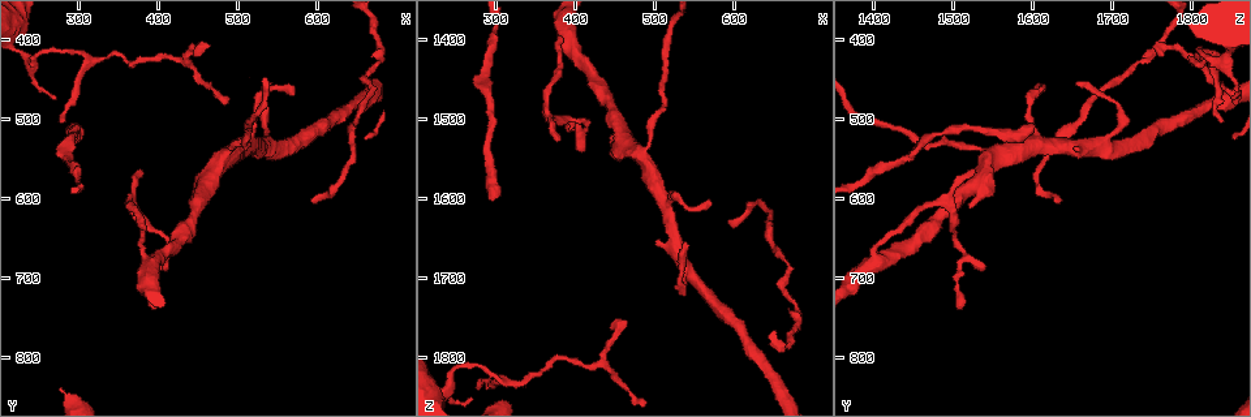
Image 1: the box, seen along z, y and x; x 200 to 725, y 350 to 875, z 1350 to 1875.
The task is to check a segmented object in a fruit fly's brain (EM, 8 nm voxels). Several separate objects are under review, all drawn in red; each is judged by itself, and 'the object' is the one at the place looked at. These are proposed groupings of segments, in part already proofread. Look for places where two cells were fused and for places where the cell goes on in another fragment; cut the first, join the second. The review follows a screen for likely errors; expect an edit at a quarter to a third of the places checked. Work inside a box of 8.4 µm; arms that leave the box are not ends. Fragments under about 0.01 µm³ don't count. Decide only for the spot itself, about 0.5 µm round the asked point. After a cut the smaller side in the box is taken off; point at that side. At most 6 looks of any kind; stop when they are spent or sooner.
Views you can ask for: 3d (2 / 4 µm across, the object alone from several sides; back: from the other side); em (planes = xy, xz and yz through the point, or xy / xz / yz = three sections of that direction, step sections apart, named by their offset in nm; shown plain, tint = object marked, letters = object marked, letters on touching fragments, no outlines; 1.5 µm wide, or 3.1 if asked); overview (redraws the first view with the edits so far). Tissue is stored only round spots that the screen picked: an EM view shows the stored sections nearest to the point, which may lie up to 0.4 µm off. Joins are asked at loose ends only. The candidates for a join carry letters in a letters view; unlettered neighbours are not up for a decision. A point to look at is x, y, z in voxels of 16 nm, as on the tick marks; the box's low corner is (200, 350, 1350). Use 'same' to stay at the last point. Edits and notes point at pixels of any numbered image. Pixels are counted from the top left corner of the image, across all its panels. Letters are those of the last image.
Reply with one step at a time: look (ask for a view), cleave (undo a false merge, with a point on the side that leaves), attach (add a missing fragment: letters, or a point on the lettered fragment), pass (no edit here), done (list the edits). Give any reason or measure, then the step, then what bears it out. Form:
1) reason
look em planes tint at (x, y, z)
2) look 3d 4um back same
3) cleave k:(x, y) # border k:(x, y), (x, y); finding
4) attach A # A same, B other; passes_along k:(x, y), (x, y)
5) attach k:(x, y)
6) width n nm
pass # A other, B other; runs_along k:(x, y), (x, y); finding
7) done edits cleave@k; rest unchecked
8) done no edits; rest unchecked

look 3d 2um at (310, 430, 1830)

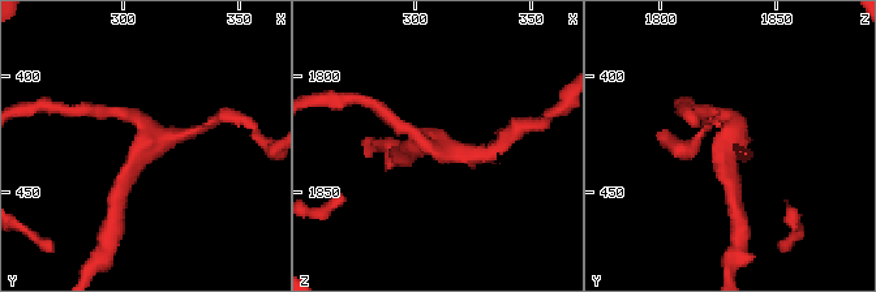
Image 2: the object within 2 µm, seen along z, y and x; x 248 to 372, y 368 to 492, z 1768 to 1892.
look em planes tint at (312, 426, 1831)

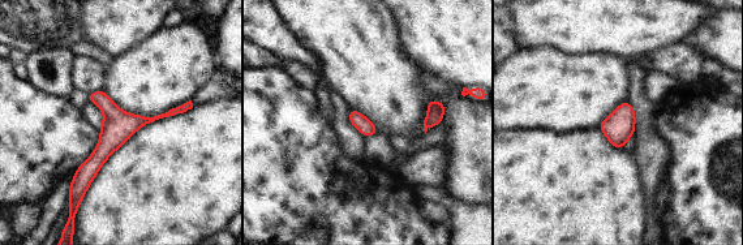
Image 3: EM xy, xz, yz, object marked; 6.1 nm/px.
look em planes letters same

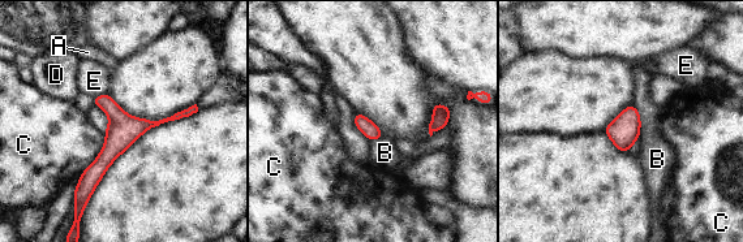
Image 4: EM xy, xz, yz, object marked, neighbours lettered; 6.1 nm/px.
longest_contact C 340 nm
pass # A other, B other, C other, D other, E other; one cell here

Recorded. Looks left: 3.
free end
look 3d 2um at (465, 405, 1755)

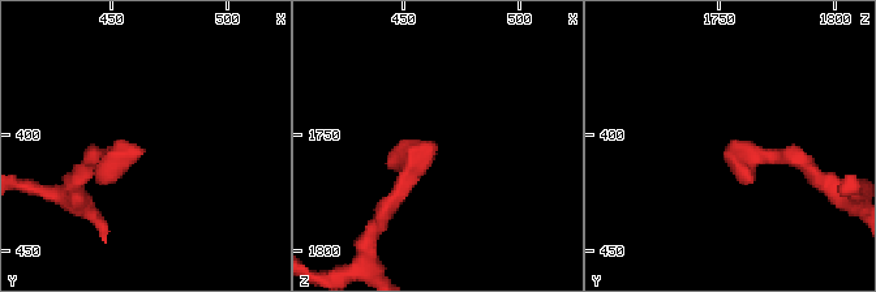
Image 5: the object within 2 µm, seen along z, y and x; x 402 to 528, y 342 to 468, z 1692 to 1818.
look em planes letters at (463, 406, 1754)

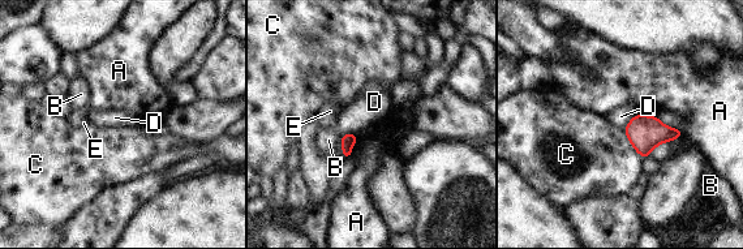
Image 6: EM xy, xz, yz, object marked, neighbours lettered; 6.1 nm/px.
width 80 nm
pass # A other, B other, C other, D other, E other; no lettered fragment goes on from it

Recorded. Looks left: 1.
free end
look em xy step 4 letters at (385, 565, 1530)

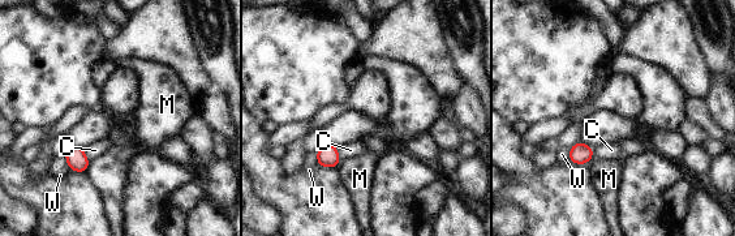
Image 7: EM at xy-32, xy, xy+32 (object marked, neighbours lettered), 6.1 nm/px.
longest_contact C 110 nm
pass # C other, M other, W other; none of them fits

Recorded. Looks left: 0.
done no edits; rest unchecked

